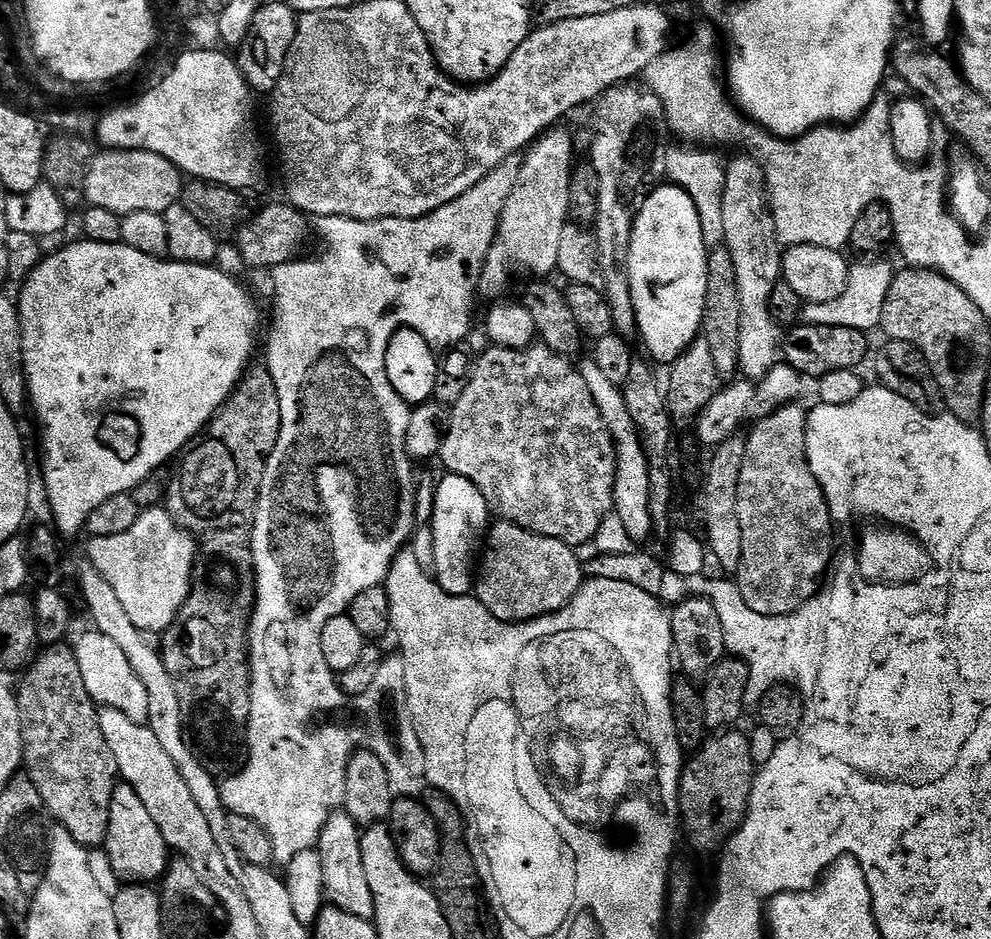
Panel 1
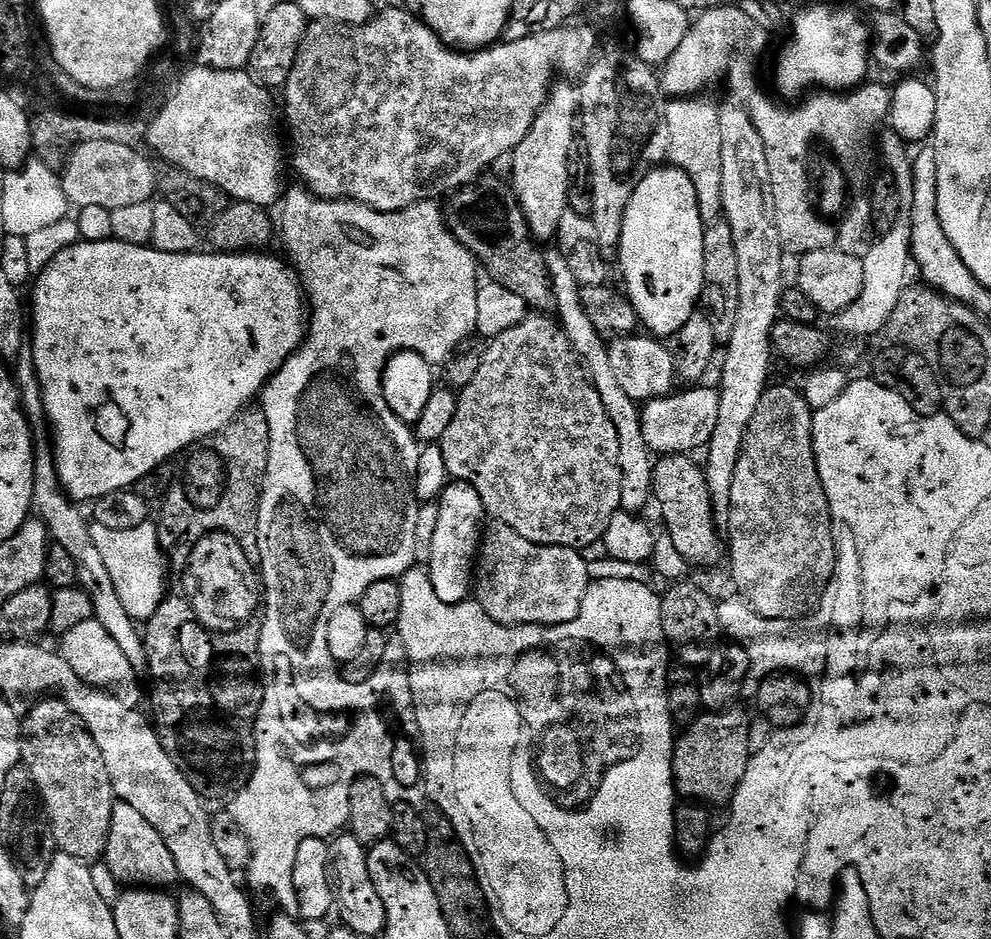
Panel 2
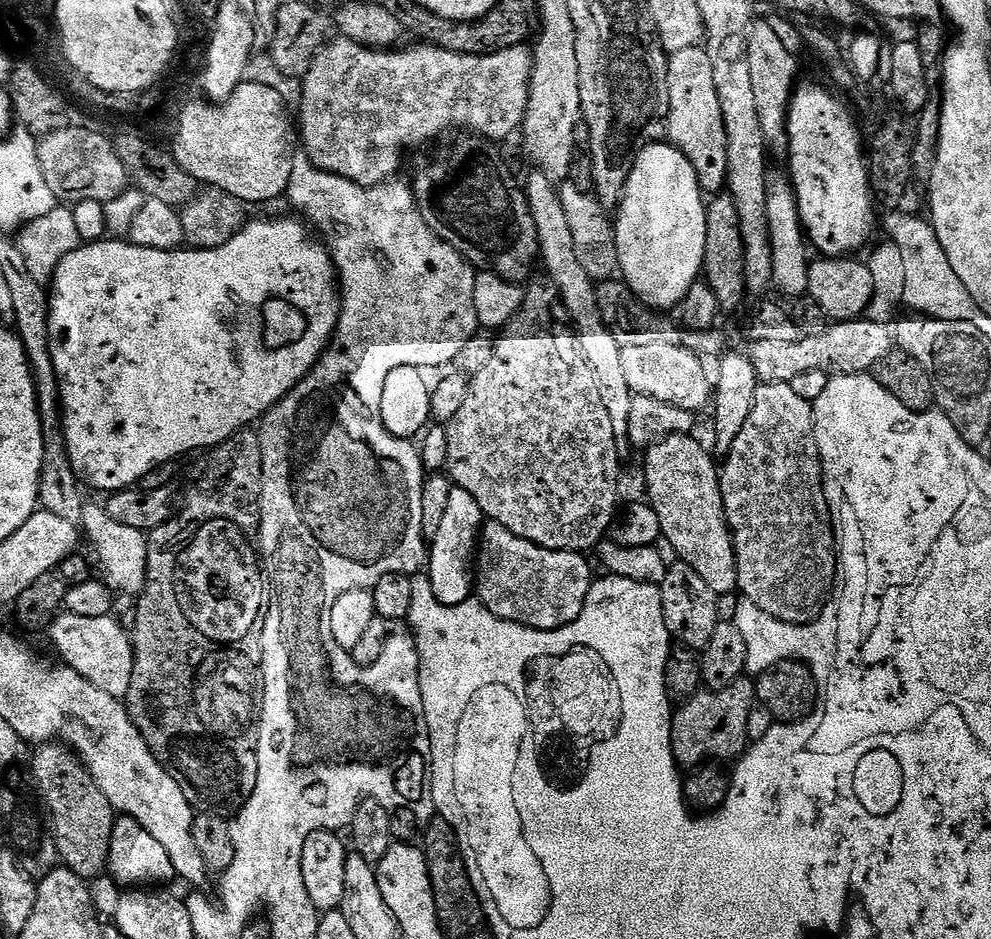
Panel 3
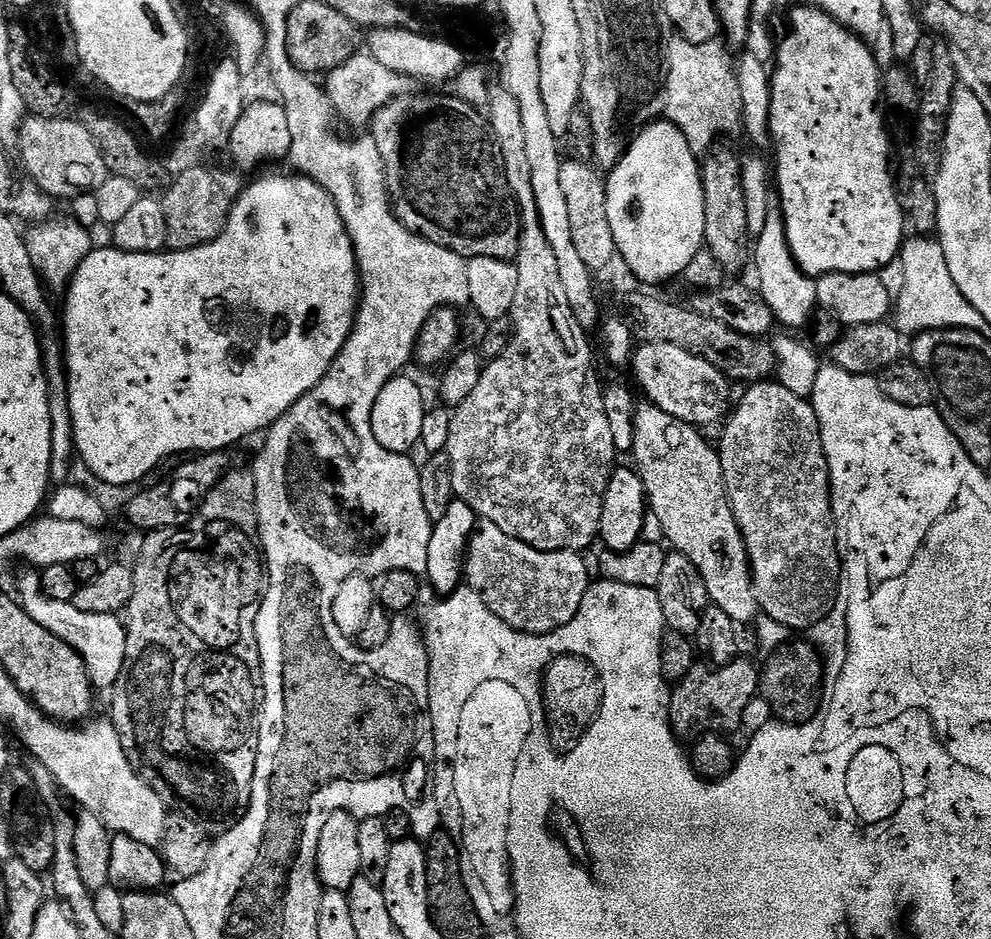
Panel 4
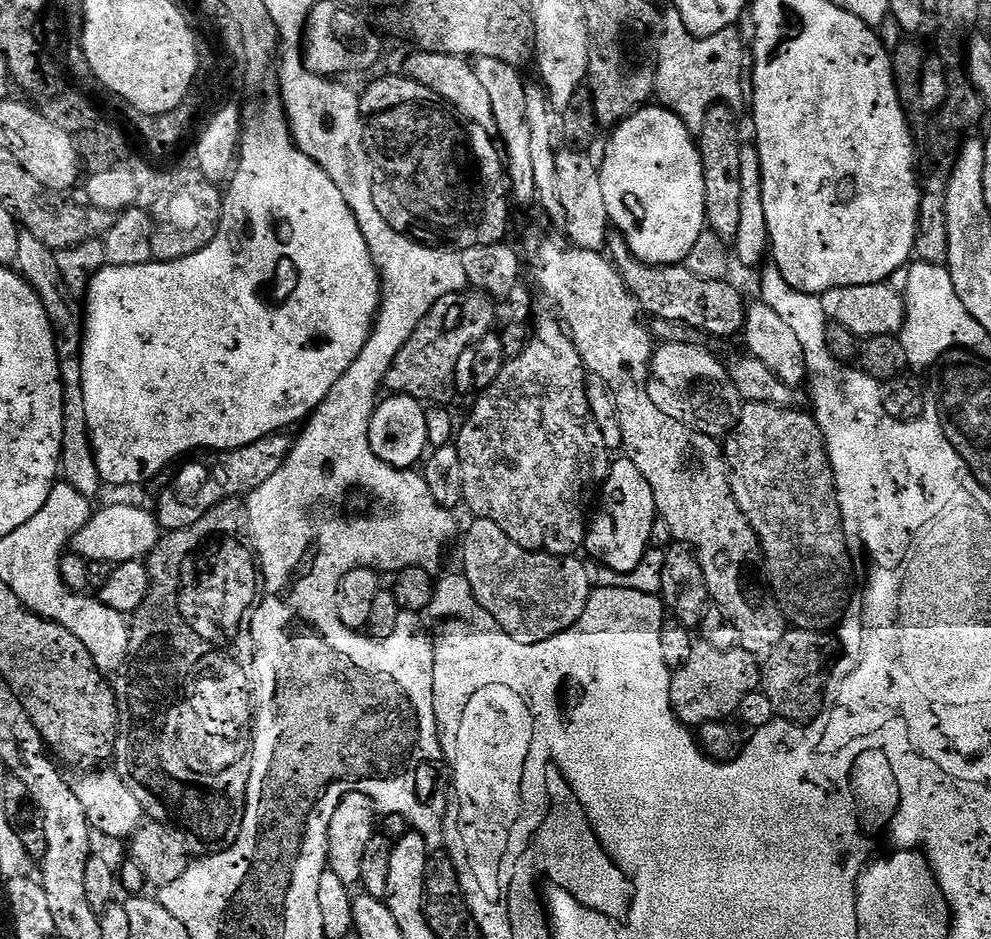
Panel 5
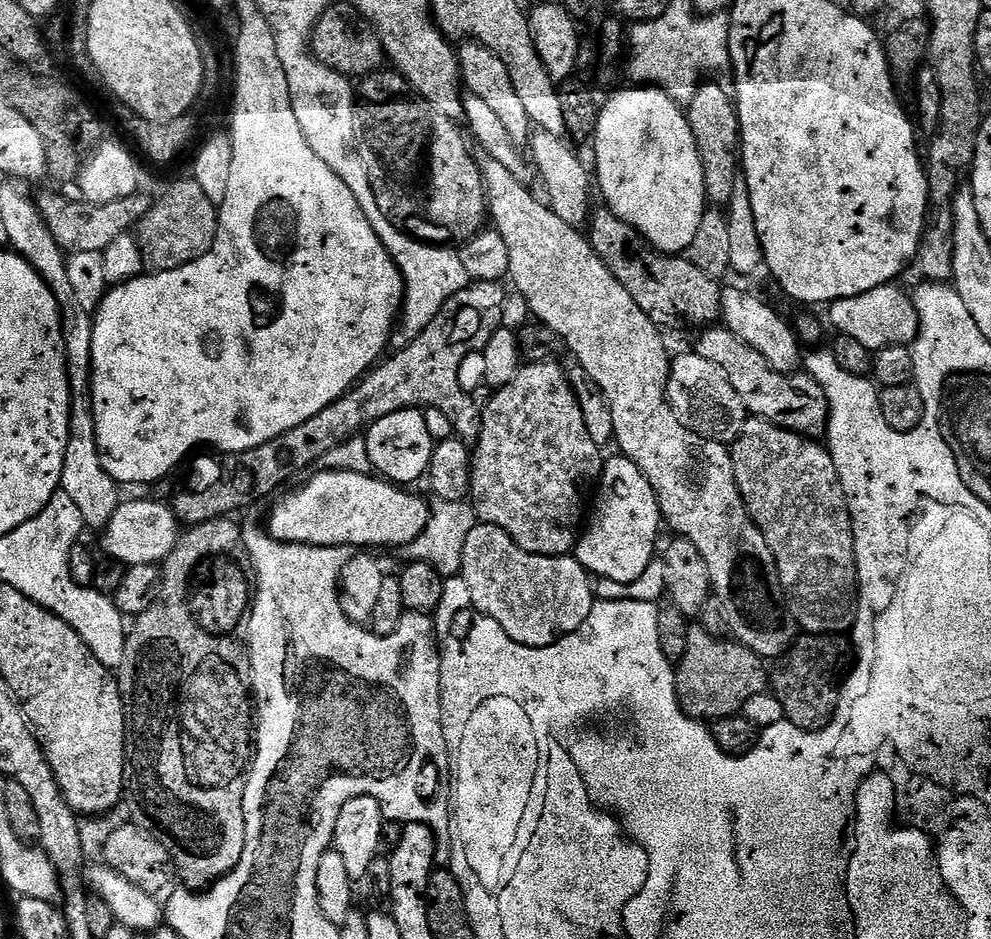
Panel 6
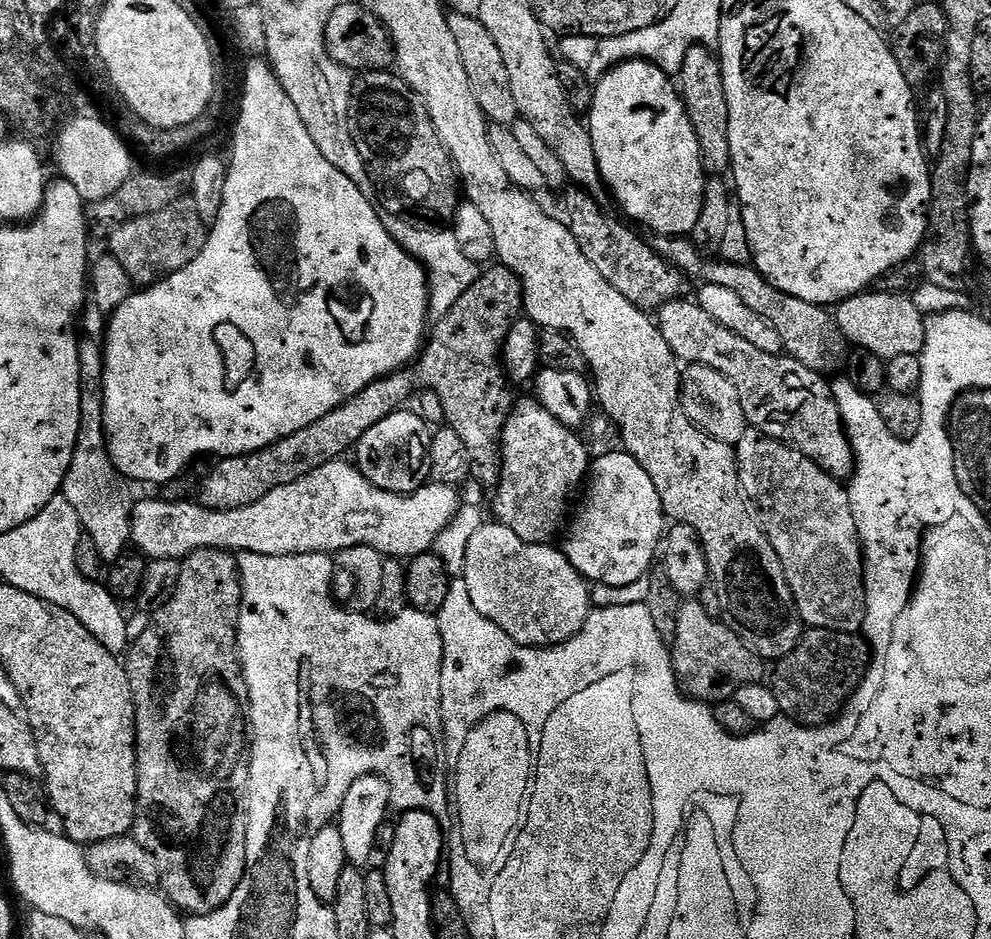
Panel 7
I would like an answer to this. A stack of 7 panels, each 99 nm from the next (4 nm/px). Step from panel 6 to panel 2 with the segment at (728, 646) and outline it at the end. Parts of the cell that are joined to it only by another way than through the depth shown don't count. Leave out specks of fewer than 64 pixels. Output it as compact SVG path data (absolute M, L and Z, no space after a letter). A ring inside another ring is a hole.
M740 706L719 712L705 711L683 729L680 737L675 737L672 748L672 782L677 793L685 801L699 802L705 806L727 805L735 796L747 764L751 762L748 726L750 716Z

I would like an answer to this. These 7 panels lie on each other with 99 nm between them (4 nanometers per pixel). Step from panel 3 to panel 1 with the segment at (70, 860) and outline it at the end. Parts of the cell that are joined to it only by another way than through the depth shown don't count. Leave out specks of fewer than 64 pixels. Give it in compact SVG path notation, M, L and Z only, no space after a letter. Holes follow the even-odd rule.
M48 646L37 655L23 673L24 685L18 688L20 725L24 743L23 767L26 775L38 786L42 802L48 807L49 817L65 828L82 847L96 850L108 839L110 802L118 783L120 771L114 754L102 734L98 705L92 701L78 670L78 658L68 646Z

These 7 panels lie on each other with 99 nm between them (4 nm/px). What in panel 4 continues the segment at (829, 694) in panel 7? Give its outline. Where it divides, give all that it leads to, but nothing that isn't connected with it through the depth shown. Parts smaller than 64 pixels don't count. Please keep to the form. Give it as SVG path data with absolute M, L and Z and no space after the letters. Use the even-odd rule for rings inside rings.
M793 639L776 649L762 664L759 695L770 702L773 717L789 724L808 724L823 702L824 662L816 646L807 639Z

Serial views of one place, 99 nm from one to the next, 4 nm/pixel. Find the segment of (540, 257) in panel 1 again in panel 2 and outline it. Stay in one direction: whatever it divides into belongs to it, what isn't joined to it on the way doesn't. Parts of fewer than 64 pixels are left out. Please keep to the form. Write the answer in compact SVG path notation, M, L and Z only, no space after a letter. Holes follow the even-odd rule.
M560 82L553 83L550 89L550 95L544 101L543 106L540 107L540 113L534 118L534 126L526 134L526 138L522 138L522 142L510 154L510 161L512 160L512 176L510 175L510 187L516 193L516 200L520 204L522 214L526 218L526 222L530 226L533 237L537 241L545 242L544 240L551 241L556 235L558 230L558 222L562 222L562 214L570 211L570 204L568 204L568 163L572 160L572 143L577 143L578 140L578 113L580 110L580 94L577 85L572 82L564 82L568 84L560 84Z

